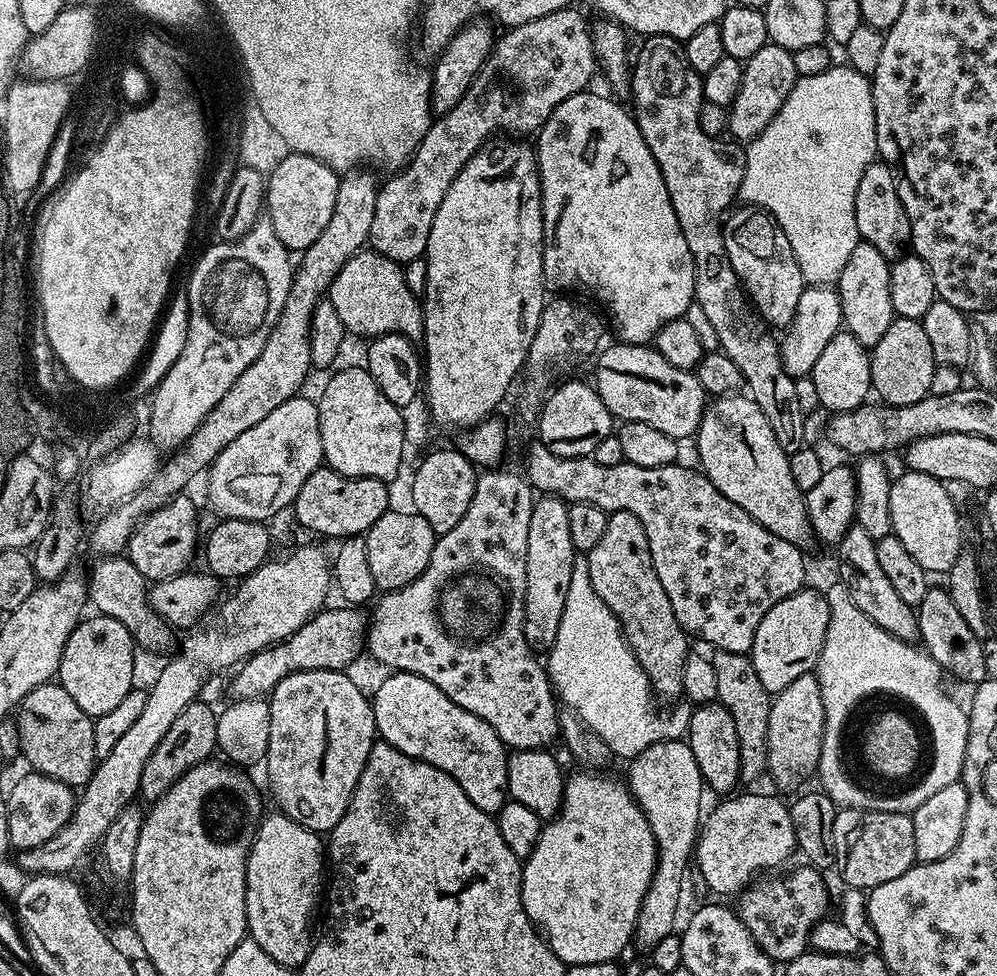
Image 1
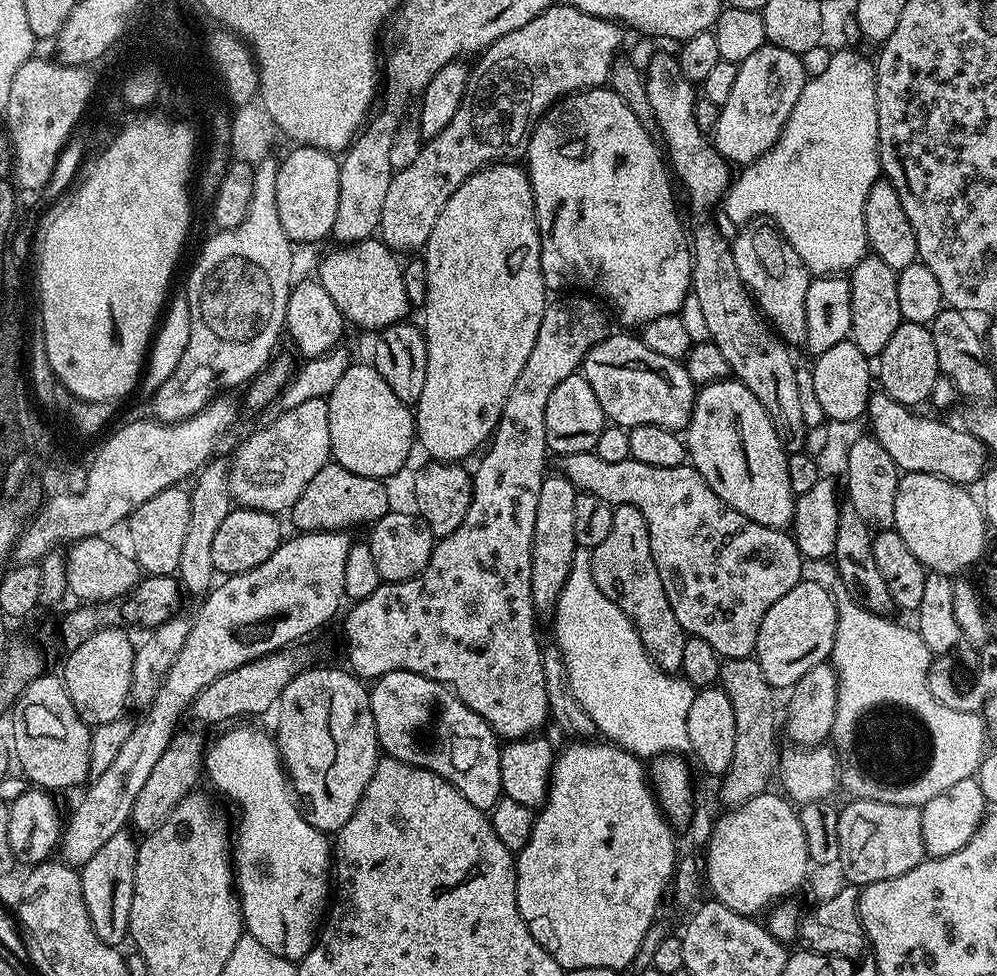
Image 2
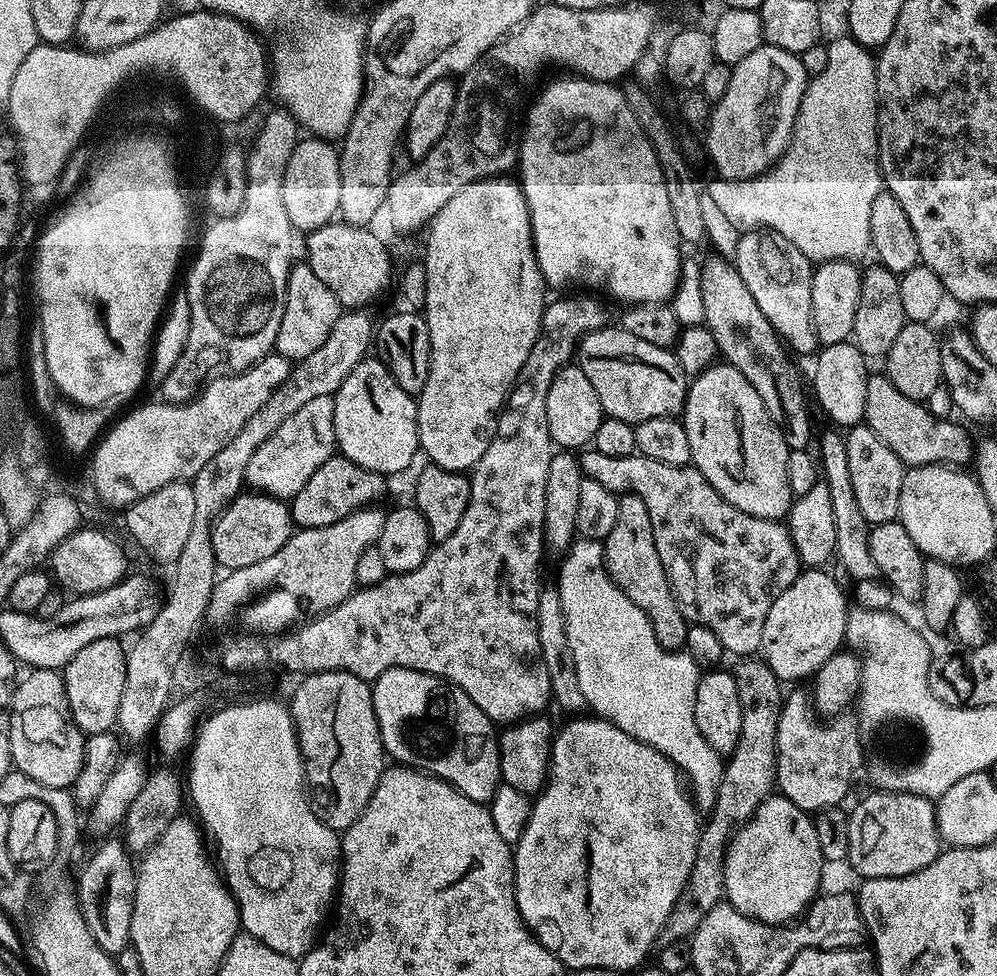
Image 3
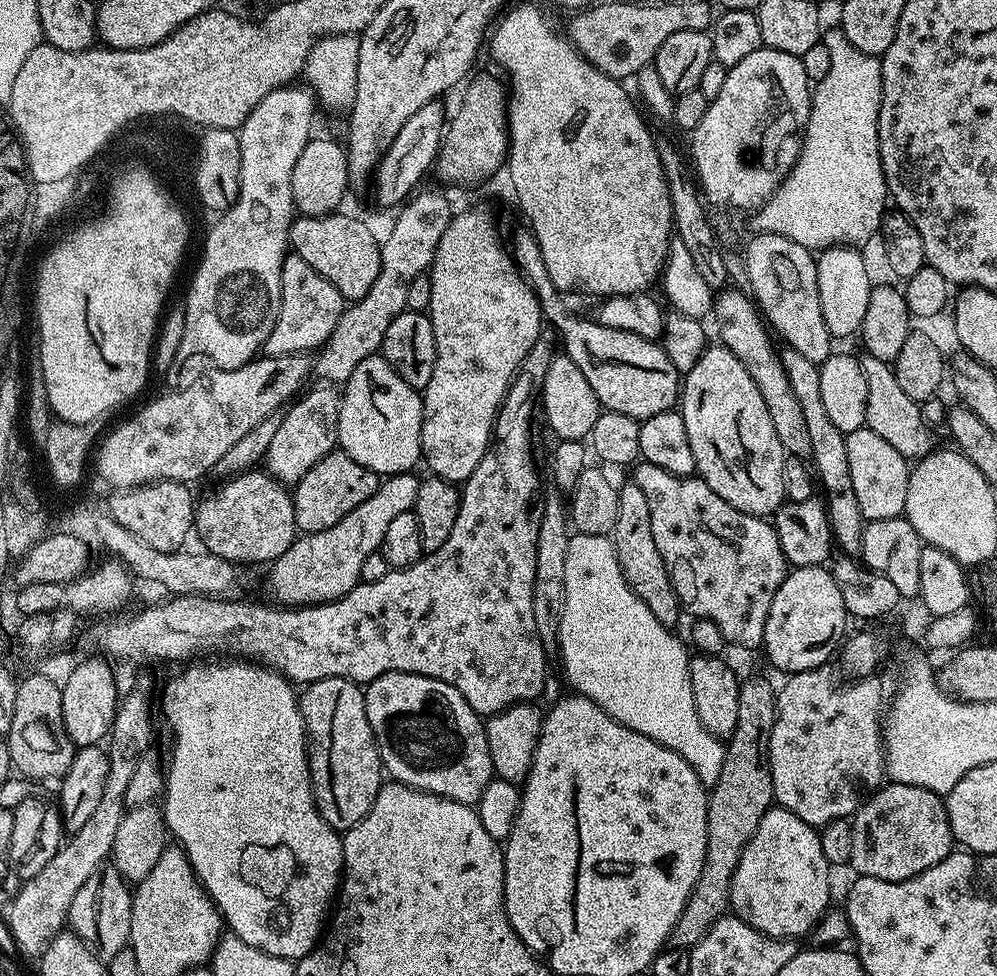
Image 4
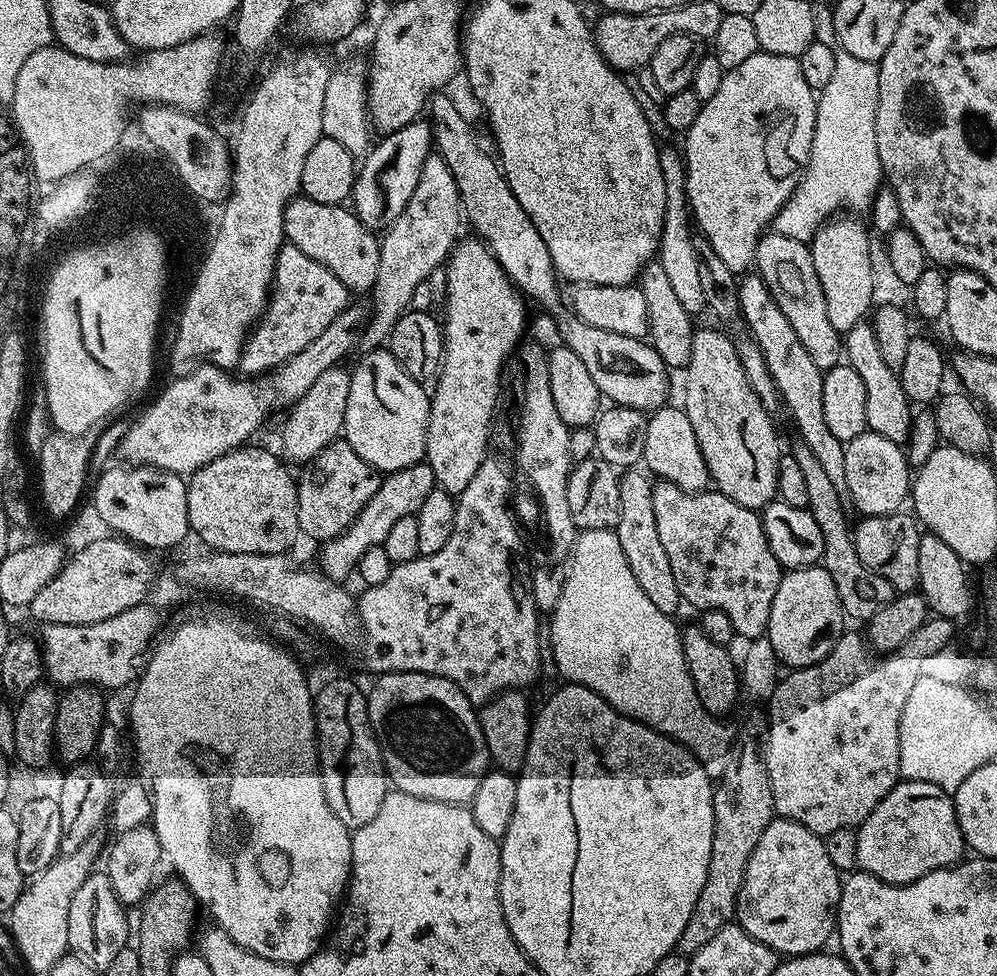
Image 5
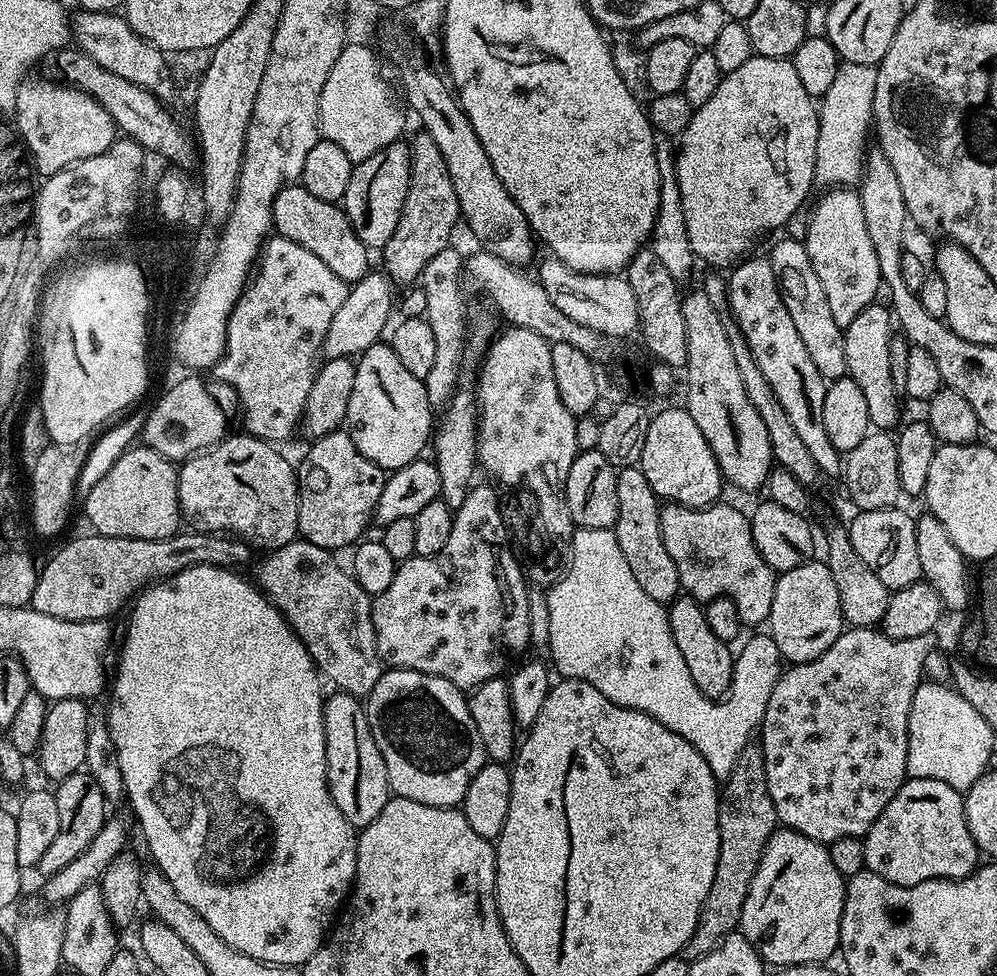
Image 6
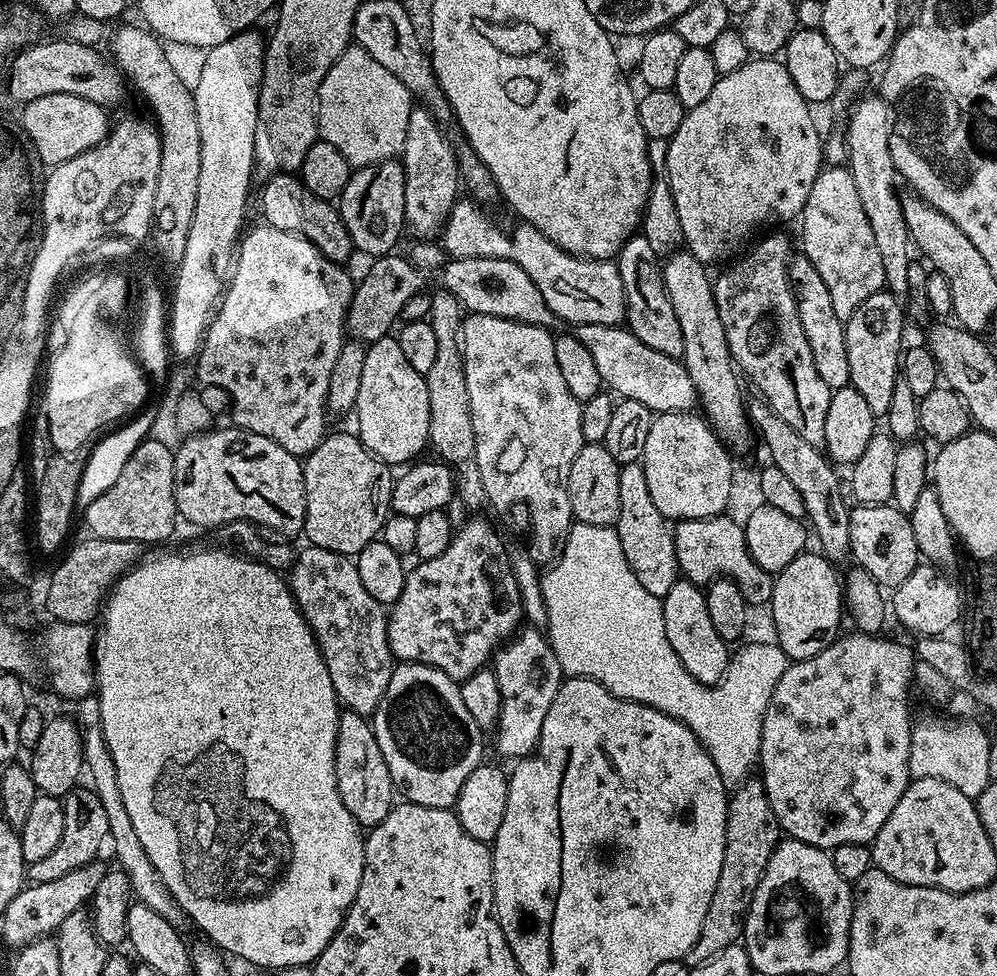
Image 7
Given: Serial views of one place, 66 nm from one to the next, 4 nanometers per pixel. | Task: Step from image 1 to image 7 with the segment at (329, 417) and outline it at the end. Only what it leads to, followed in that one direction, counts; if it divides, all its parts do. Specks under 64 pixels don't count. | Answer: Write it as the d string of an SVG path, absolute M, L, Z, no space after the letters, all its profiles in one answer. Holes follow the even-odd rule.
M389 334L367 345L366 362L362 366L362 383L354 409L360 440L389 466L407 465L415 461L423 448L429 447L430 394L425 373L414 370L395 335Z

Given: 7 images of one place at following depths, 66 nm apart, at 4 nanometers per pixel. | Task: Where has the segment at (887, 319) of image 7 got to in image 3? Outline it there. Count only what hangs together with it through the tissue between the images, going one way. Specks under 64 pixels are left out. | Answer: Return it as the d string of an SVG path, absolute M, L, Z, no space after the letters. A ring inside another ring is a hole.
M886 374L869 375L866 382L866 410L863 423L897 455L904 466L917 468L923 464L964 466L974 456L974 440L960 424L948 418L938 418L927 403L906 398Z

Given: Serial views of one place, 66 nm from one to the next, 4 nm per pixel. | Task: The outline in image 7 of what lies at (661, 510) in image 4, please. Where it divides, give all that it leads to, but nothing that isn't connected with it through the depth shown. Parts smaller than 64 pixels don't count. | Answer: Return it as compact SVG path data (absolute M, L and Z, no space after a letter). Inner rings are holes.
M721 514L697 520L682 520L674 528L674 546L676 547L676 567L683 579L701 586L707 586L714 580L732 580L742 590L750 606L767 605L772 599L773 573L762 570L754 562L746 546L743 523L731 520L731 515Z

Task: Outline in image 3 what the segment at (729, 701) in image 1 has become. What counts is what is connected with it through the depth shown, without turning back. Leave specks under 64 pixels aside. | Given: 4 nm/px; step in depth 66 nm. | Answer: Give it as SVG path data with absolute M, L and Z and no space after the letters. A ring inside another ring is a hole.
M744 658L734 668L738 686L738 702L742 702L742 732L738 746L727 757L724 765L724 781L718 786L718 798L710 815L703 821L698 850L694 858L694 870L690 870L688 885L684 887L683 898L670 910L666 926L658 934L656 944L660 948L670 946L679 940L687 941L694 934L698 922L714 910L714 906L724 900L724 859L728 854L728 844L758 806L767 796L773 795L776 782L776 735L780 707L784 696L780 681L770 670L770 666L760 658Z

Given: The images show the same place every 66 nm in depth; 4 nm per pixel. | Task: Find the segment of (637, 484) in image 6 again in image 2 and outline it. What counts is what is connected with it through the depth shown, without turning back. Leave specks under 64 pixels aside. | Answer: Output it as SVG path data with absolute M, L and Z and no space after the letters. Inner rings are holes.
M618 504L612 510L610 534L592 552L594 582L614 600L619 608L636 624L646 650L665 670L676 670L683 665L682 650L686 633L670 610L670 598L662 586L654 554L650 550L650 534L642 510L629 504Z

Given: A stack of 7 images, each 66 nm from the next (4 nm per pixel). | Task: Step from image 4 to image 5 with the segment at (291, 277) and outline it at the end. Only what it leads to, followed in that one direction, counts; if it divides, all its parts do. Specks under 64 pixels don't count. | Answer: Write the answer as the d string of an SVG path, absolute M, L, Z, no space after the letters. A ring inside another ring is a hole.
M287 242L281 244L276 255L276 265L272 268L272 291L268 297L268 307L257 320L255 328L249 332L248 339L244 341L244 349L240 351L239 371L244 371L241 373L245 377L255 378L285 364L300 350L306 350L306 346L310 346L314 338L318 338L318 334L322 334L322 330L326 330L326 326L330 326L330 322L334 322L334 318L338 318L338 314L349 307L348 299L348 288L342 286L342 282L338 282L338 278L334 278L334 274L330 274L330 270L326 270L322 262L314 262L314 258L302 254L298 246Z

